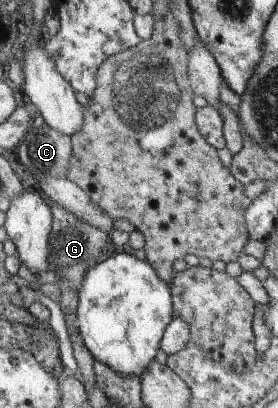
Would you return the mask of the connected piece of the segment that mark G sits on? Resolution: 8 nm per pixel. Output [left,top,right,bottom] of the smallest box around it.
[47,204,116,287]

